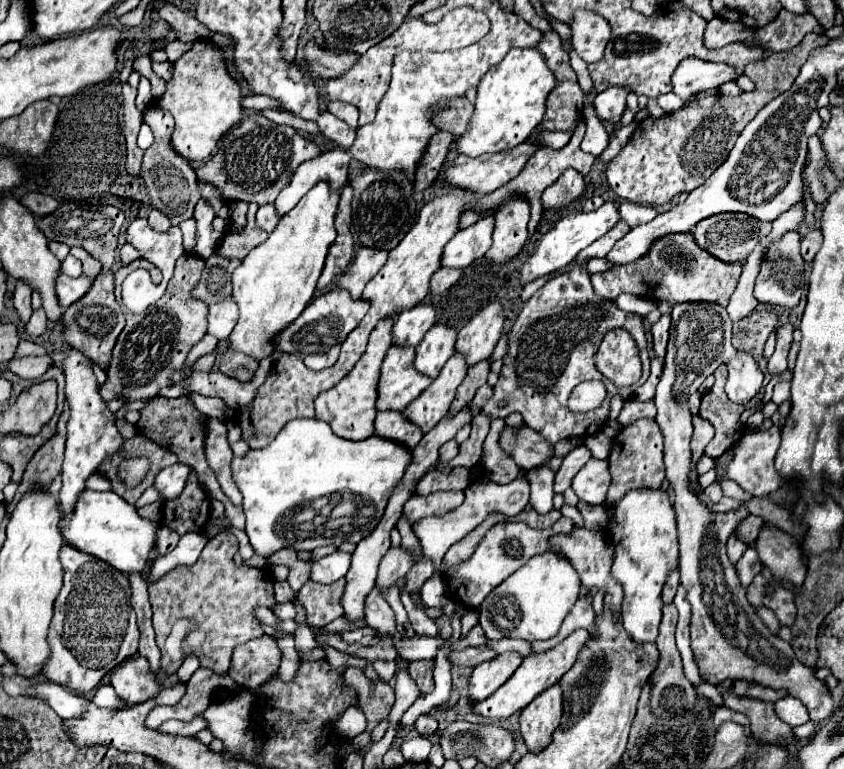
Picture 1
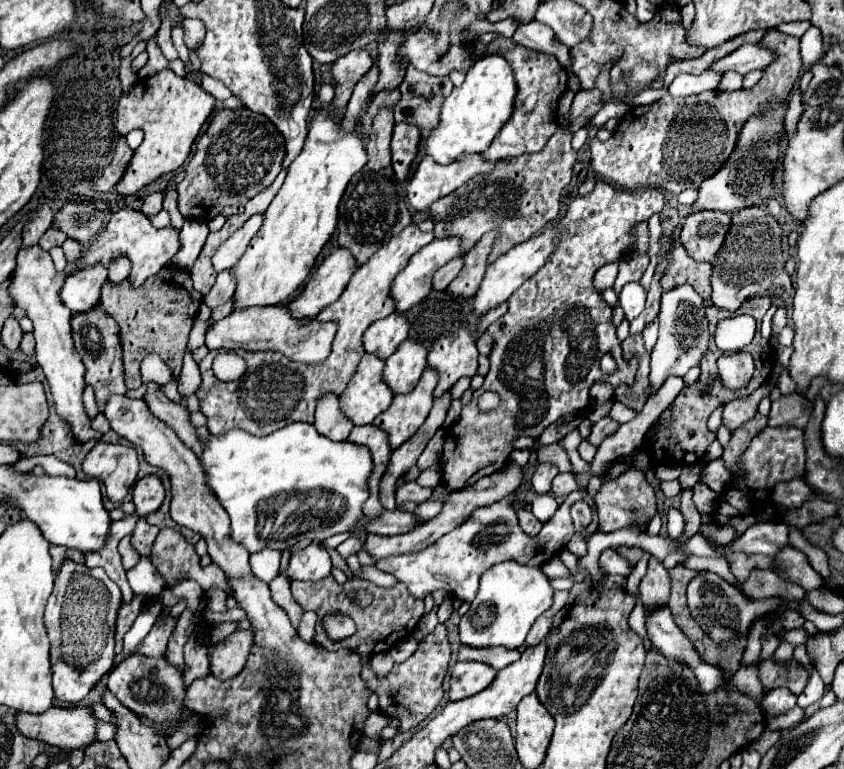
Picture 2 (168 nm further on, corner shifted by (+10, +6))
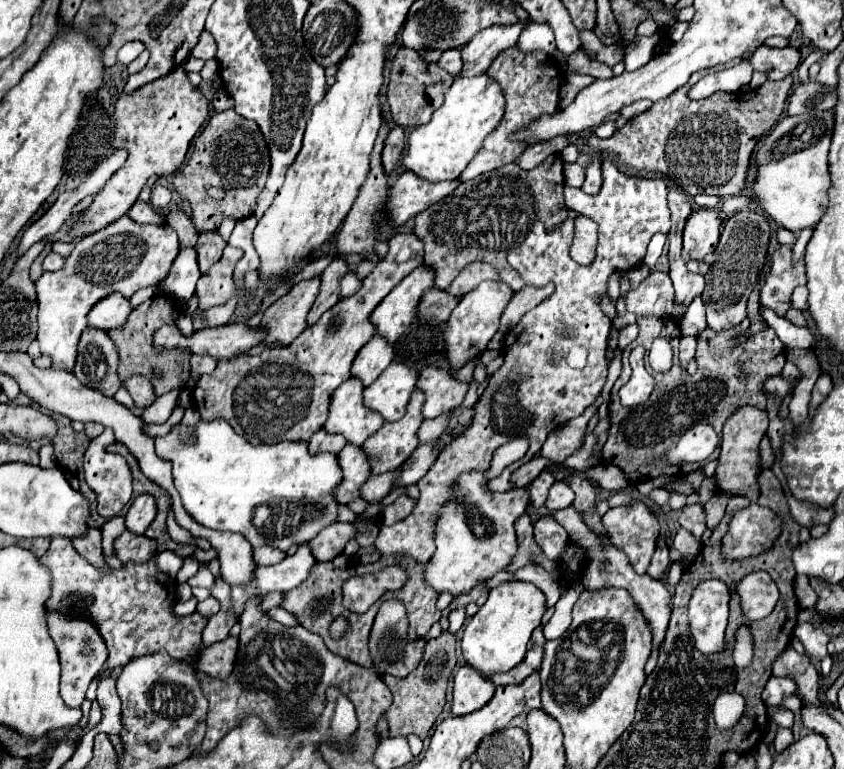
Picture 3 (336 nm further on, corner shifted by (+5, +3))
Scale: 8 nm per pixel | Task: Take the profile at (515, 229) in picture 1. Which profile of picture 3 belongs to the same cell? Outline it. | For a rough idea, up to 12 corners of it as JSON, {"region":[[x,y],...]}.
{"region":[[431,288],[421,296],[419,322],[445,324],[457,298]]}

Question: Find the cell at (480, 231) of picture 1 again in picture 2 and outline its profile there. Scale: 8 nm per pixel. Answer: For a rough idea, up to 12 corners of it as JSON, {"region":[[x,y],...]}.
{"region":[[460,237],[434,239],[392,283],[396,311],[426,299],[432,275],[462,257]]}

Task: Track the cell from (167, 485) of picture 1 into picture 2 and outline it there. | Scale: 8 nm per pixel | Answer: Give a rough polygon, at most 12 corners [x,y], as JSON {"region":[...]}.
{"region":[[158,475],[138,479],[132,495],[146,517],[162,505],[166,489]]}

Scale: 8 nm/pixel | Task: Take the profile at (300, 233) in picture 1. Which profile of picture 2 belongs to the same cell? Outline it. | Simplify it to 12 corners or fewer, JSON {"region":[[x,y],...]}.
{"region":[[318,113],[240,261],[234,309],[290,301],[366,165]]}

